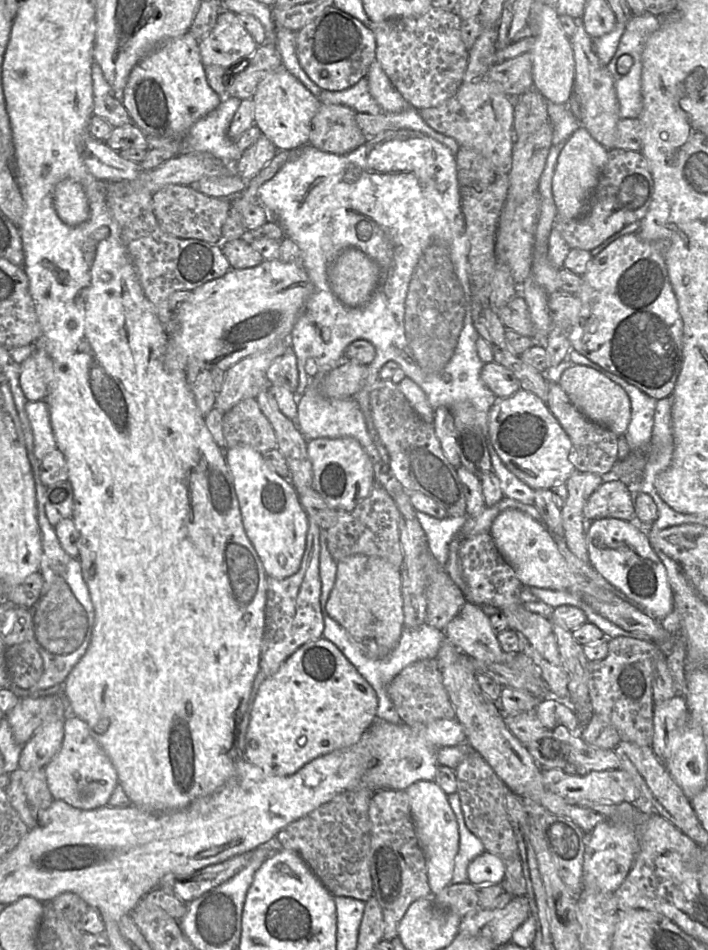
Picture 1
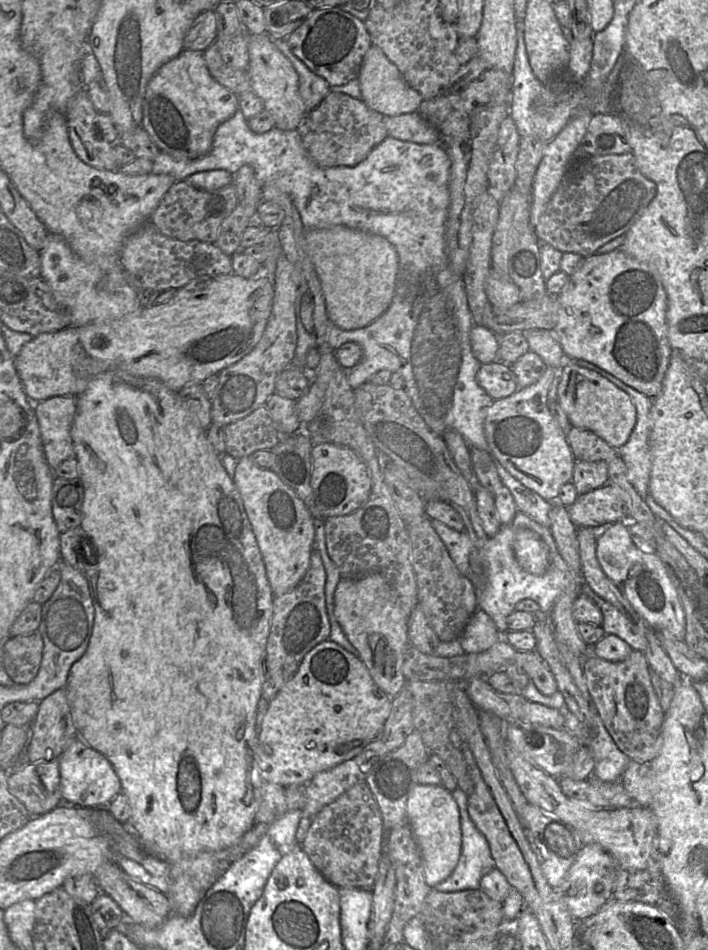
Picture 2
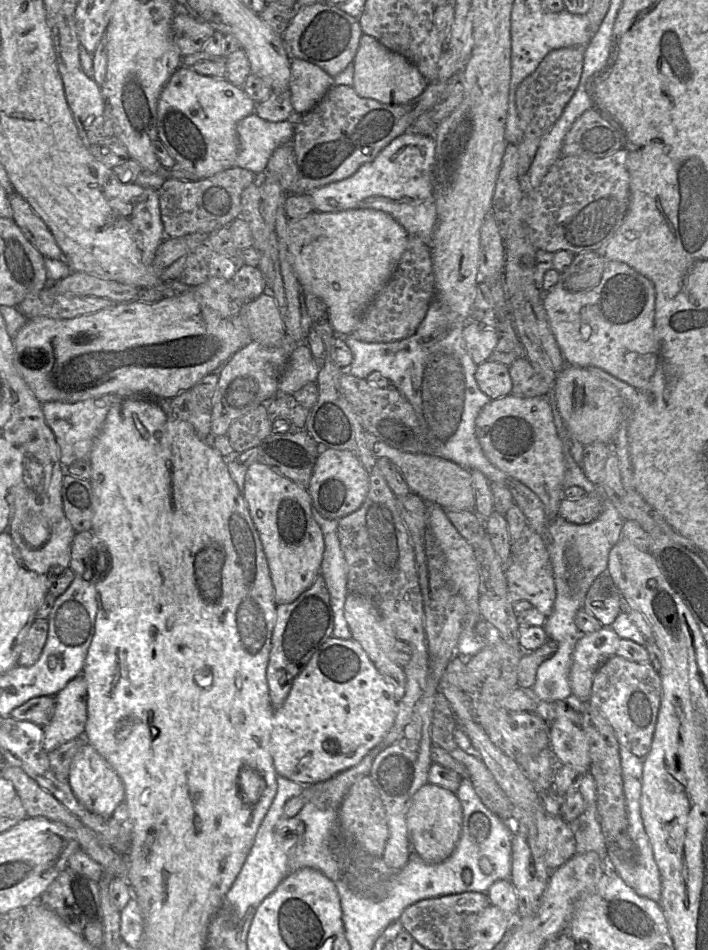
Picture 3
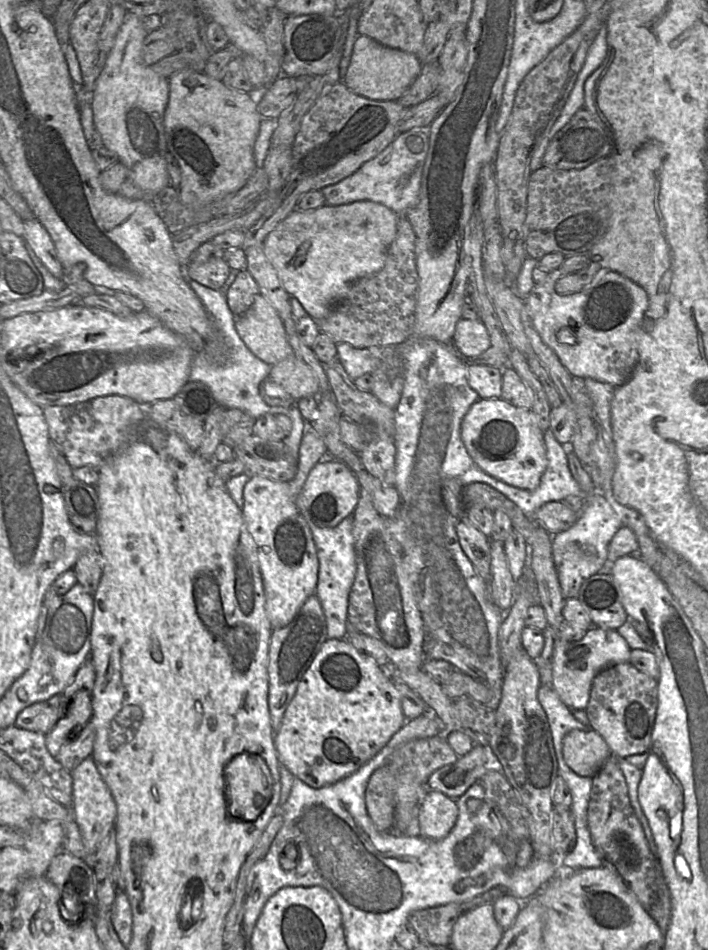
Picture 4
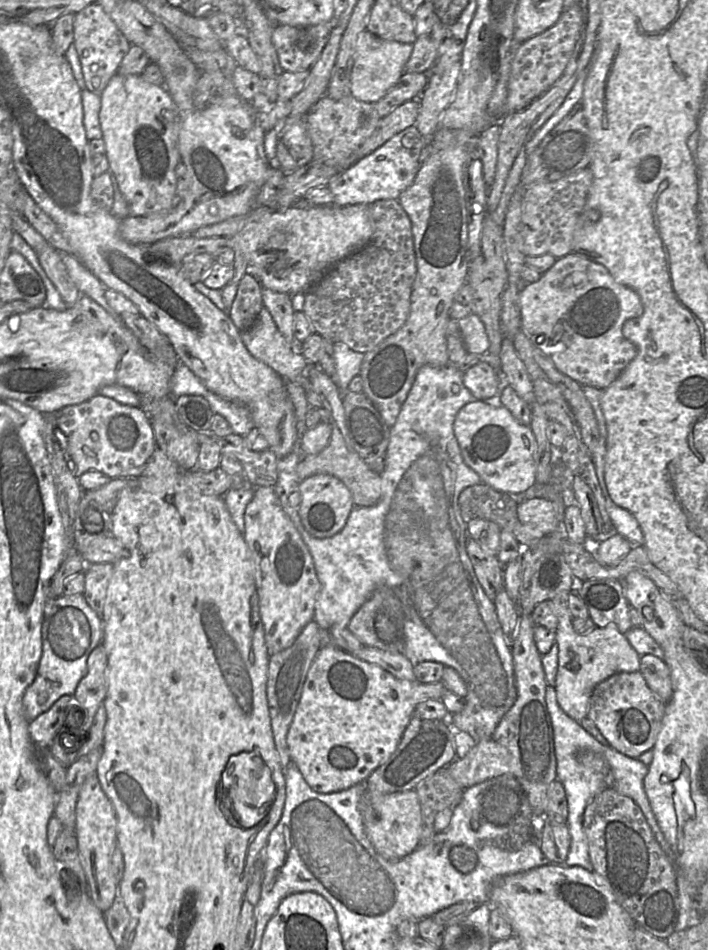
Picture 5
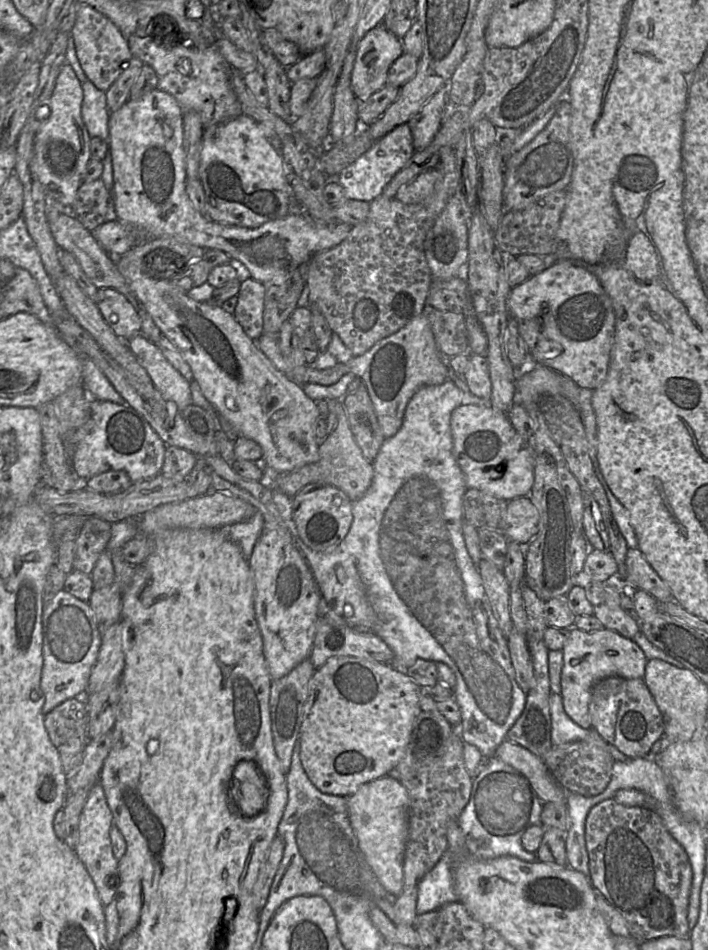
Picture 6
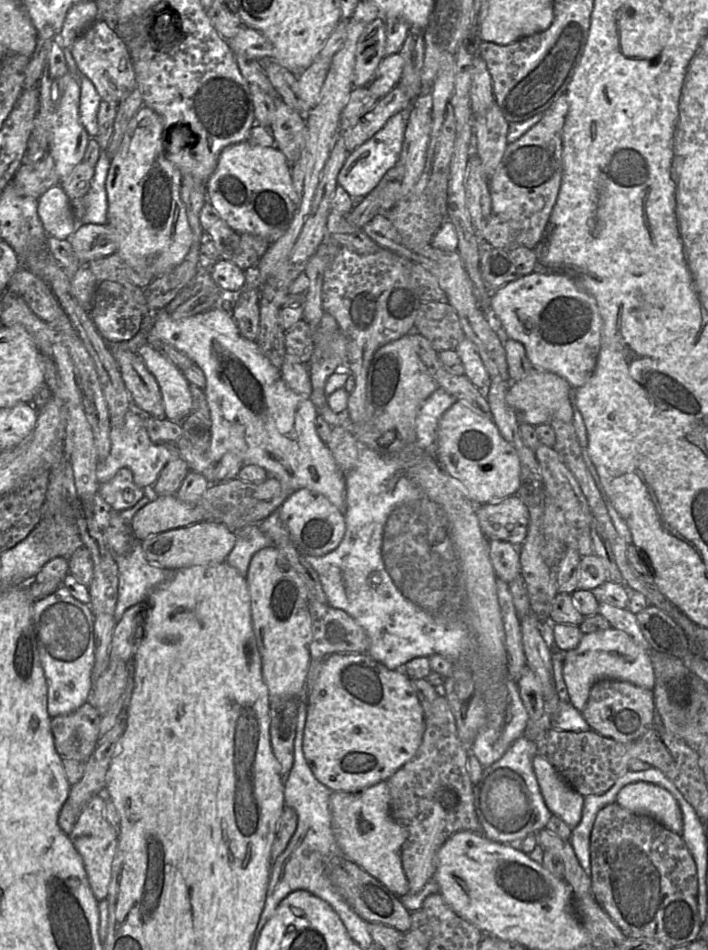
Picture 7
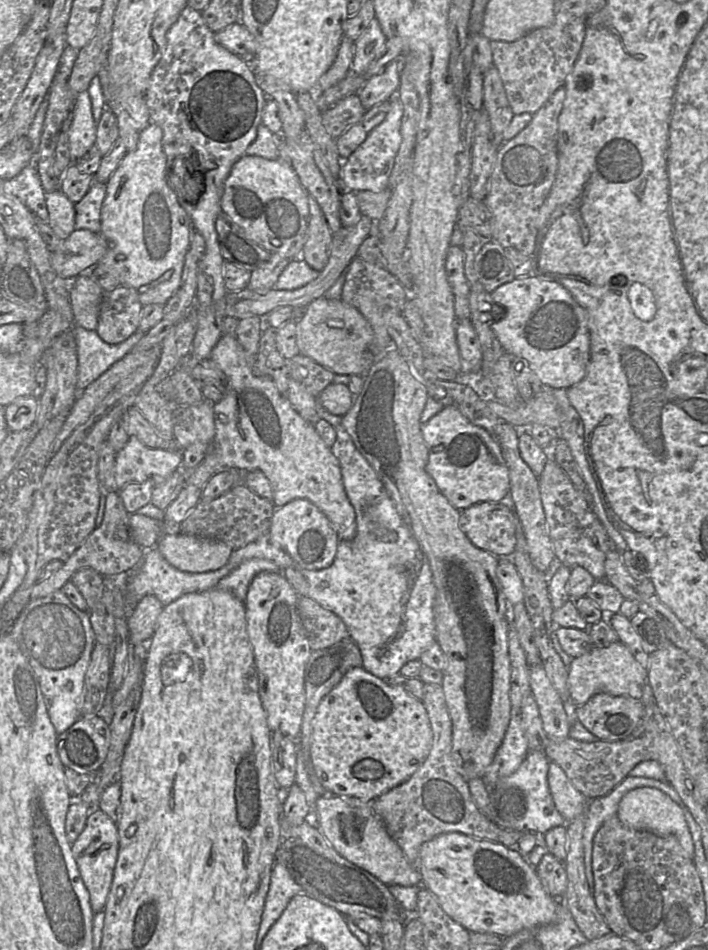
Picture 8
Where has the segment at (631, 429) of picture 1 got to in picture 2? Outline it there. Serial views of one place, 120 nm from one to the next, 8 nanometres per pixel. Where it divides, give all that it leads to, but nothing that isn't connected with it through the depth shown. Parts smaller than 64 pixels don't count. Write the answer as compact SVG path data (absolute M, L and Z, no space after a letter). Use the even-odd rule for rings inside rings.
M567 358L567 360L572 360L572 363L577 364L578 366L581 366L581 367L583 367L583 368L587 368L587 369L589 369L589 370L593 370L593 371L599 373L600 375L602 375L603 377L605 377L606 379L608 379L611 383L613 383L615 386L617 386L617 387L620 388L622 391L624 391L626 394L628 394L628 396L630 397L631 401L633 402L633 404L634 404L634 406L635 406L635 409L636 409L636 423L635 423L634 428L633 428L633 430L632 430L632 432L631 432L631 434L630 434L630 436L629 436L629 438L628 438L628 441L627 441L623 446L621 446L620 448L618 448L617 450L618 450L619 457L621 457L621 459L624 461L624 463L625 463L625 465L626 465L626 469L627 469L627 479L628 479L628 481L633 485L633 487L634 487L635 490L638 492L638 494L642 497L642 499L644 499L644 497L645 497L646 494L648 493L649 480L650 480L650 472L651 472L651 467L652 467L652 458L651 458L651 450L650 450L650 433L651 433L651 409L652 409L652 402L653 402L653 399L647 397L647 396L644 395L643 393L638 392L637 390L635 390L635 389L633 389L632 387L626 385L625 383L623 383L622 381L620 381L619 379L617 379L616 377L614 377L614 376L611 375L610 373L606 372L605 370L599 368L598 366L596 366L596 365L594 365L594 364L592 364L592 363L590 363L590 362L588 362L588 361L586 361L586 360L582 360L582 359L573 360L573 359L570 359L570 358Z

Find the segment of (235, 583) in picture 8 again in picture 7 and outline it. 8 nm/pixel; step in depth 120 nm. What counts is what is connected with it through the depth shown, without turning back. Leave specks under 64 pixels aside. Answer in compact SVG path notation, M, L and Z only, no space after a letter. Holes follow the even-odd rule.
M260 523L248 525L233 533L236 542L226 562L246 577L253 555L265 547L274 545L274 542L261 531Z

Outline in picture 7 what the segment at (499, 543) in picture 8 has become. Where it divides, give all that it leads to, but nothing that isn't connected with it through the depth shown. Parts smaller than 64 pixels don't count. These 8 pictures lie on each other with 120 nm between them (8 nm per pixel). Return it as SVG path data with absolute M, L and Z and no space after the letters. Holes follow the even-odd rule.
M518 495L497 503L477 505L480 528L490 540L501 540L515 546L524 542L529 524L529 512Z

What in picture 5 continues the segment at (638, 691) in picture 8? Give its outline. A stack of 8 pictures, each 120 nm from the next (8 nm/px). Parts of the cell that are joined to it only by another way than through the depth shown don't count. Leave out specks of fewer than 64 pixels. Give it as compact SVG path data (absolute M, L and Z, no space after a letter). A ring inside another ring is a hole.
M566 596L552 599L558 625L555 629L558 645L558 671L554 689L561 709L572 719L580 722L588 716L590 697L594 687L617 672L638 672L640 655L625 635L615 627L595 627L587 634L578 634L573 626Z

